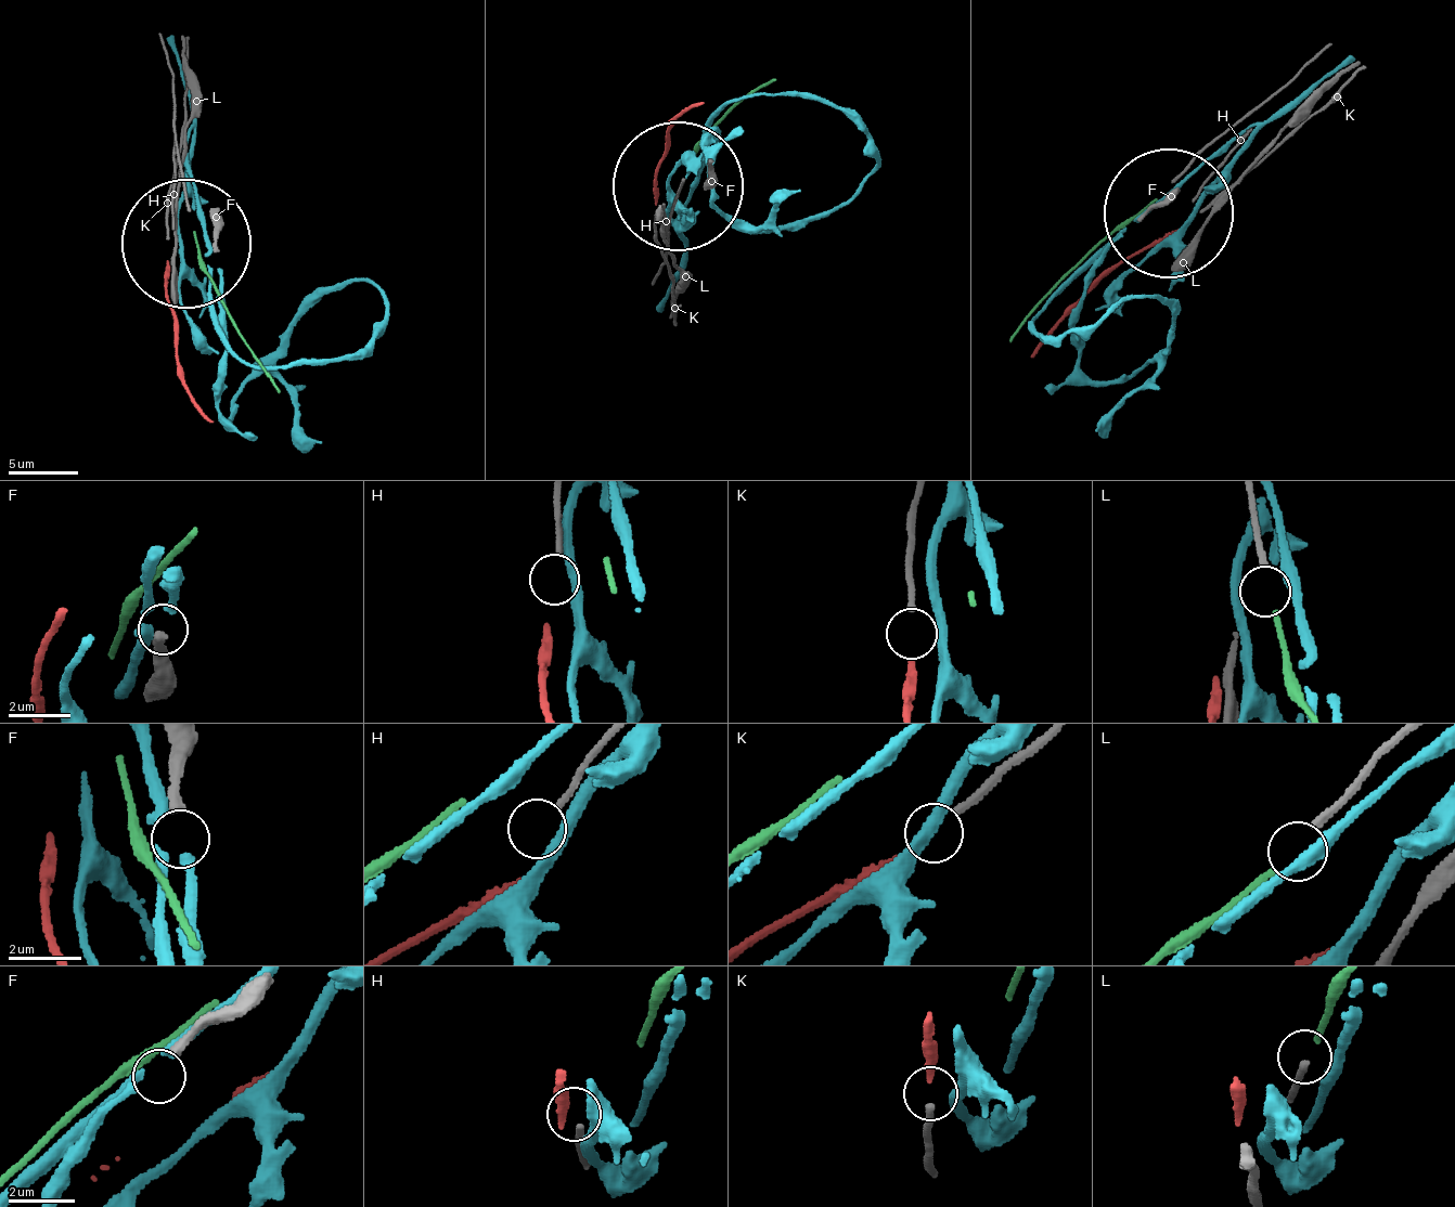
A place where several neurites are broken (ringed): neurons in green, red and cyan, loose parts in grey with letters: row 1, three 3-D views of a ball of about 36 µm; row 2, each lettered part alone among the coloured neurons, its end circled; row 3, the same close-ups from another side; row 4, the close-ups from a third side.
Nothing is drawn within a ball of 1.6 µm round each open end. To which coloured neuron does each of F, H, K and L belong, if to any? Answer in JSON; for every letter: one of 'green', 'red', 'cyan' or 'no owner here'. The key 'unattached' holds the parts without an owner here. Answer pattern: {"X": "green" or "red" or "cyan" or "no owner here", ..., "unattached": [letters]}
{"F": "cyan", "H": "no owner here", "K": "red", "L": "green", "unattached": ["H"]}

